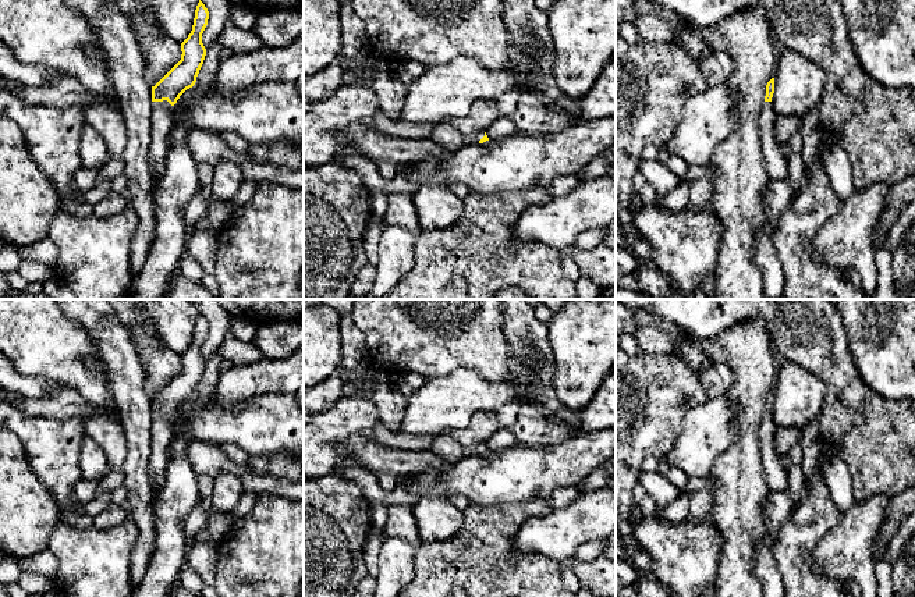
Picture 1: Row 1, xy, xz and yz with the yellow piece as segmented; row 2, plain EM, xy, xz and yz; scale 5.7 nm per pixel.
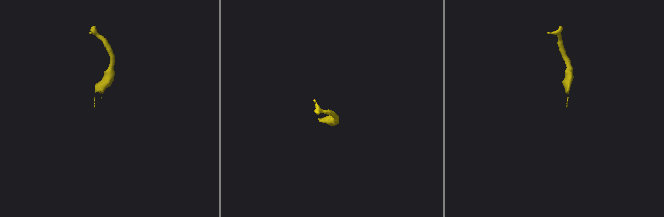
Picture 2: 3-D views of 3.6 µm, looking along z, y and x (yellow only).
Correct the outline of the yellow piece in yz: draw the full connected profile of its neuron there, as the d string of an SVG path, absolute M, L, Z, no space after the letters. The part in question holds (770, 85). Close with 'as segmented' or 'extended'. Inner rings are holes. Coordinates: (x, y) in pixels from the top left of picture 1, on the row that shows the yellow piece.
M774 78L766 85L766 96L760 110L759 127L762 138L762 152L766 161L769 180L791 181L788 175L788 163L781 153L781 146L774 141L774 121L777 114L772 104L774 93Z; extended

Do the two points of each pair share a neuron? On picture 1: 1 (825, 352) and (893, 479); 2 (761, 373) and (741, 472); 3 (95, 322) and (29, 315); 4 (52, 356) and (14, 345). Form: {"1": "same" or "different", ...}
{"1": "same", "2": "same", "3": "different", "4": "same"}

